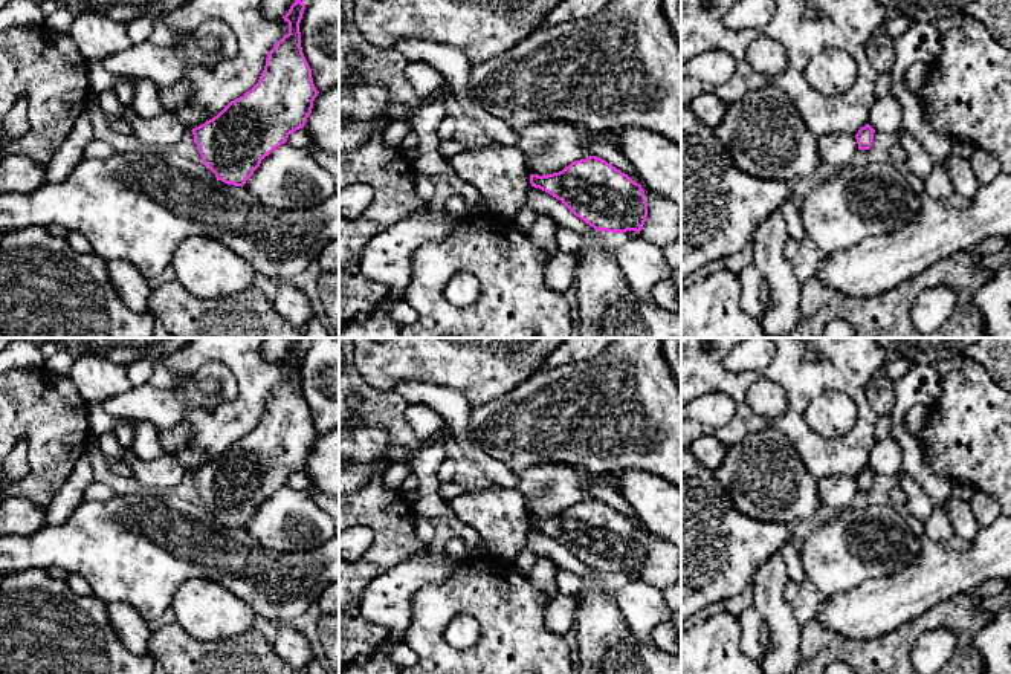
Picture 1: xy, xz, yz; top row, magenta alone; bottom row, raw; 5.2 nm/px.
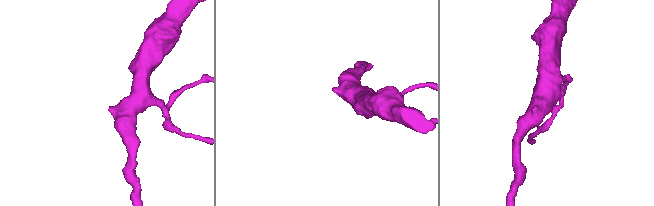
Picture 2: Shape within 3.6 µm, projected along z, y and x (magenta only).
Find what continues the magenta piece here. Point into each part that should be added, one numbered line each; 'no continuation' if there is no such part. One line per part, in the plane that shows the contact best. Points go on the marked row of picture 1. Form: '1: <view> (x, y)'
no continuation

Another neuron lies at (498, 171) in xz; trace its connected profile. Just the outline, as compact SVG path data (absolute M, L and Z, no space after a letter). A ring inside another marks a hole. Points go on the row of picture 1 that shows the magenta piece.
M490 142L447 160L461 180L481 193L490 212L515 220L531 186L524 153L516 145Z

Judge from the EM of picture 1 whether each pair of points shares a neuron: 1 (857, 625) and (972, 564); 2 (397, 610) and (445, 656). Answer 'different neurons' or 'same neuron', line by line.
1: same neuron
2: different neurons

